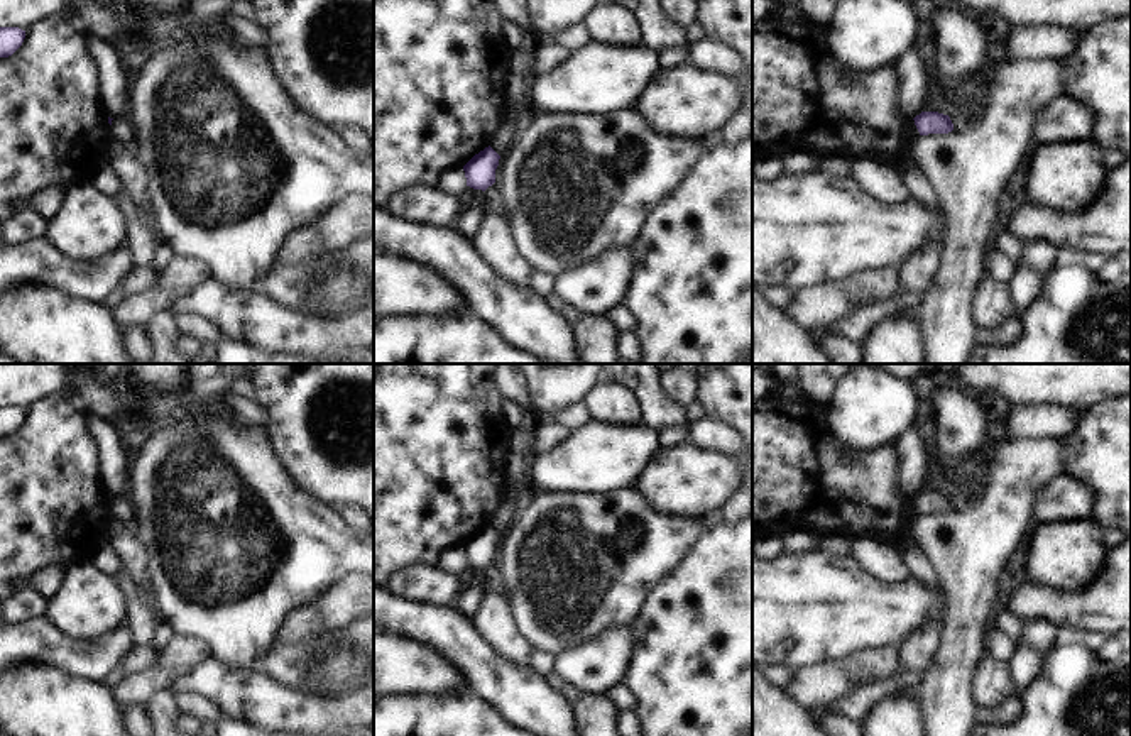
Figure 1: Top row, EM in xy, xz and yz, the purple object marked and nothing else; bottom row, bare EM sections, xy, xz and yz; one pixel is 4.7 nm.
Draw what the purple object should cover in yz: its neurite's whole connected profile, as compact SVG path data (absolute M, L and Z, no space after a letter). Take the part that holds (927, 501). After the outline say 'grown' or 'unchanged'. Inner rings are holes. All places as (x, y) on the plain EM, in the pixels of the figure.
M921 491L913 499L920 514L948 513L953 509L950 496L938 491Z; unchanged

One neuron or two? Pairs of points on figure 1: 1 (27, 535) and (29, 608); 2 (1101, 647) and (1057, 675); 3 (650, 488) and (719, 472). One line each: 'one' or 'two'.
1: two
2: one
3: one

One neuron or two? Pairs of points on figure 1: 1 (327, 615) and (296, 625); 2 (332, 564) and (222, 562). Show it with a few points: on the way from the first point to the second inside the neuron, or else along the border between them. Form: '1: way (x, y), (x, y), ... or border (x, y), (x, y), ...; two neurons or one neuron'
1: way (320, 615), (303, 623); one neuron
2: way (305, 562), (249, 562); one neuron

